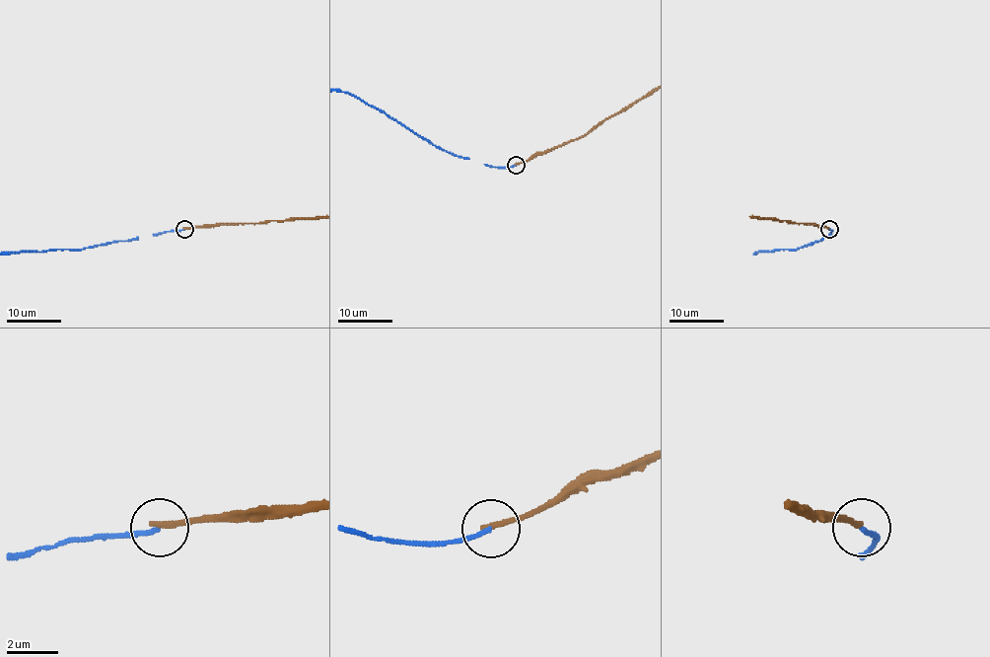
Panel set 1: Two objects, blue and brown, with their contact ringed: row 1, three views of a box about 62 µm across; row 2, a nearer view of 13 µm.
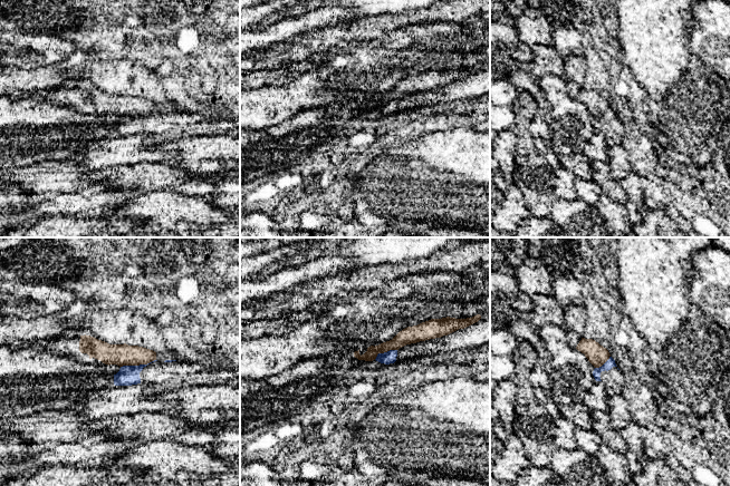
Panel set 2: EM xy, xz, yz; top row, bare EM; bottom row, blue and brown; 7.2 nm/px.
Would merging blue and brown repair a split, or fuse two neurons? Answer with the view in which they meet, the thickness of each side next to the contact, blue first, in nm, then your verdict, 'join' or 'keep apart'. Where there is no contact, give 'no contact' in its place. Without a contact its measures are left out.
xy | 140/160 nm | keep apart

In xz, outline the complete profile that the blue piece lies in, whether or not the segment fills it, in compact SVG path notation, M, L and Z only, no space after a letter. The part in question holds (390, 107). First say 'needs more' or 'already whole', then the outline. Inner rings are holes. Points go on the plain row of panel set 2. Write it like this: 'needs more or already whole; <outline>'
needs more; M490 67L441 88L420 91L406 95L398 100L378 104L375 110L385 115L416 113L436 104L452 103L458 99L474 99L489 94Z

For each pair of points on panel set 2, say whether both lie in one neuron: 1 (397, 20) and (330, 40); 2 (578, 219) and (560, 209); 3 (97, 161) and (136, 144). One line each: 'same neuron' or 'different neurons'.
1: same neuron
2: same neuron
3: same neuron

